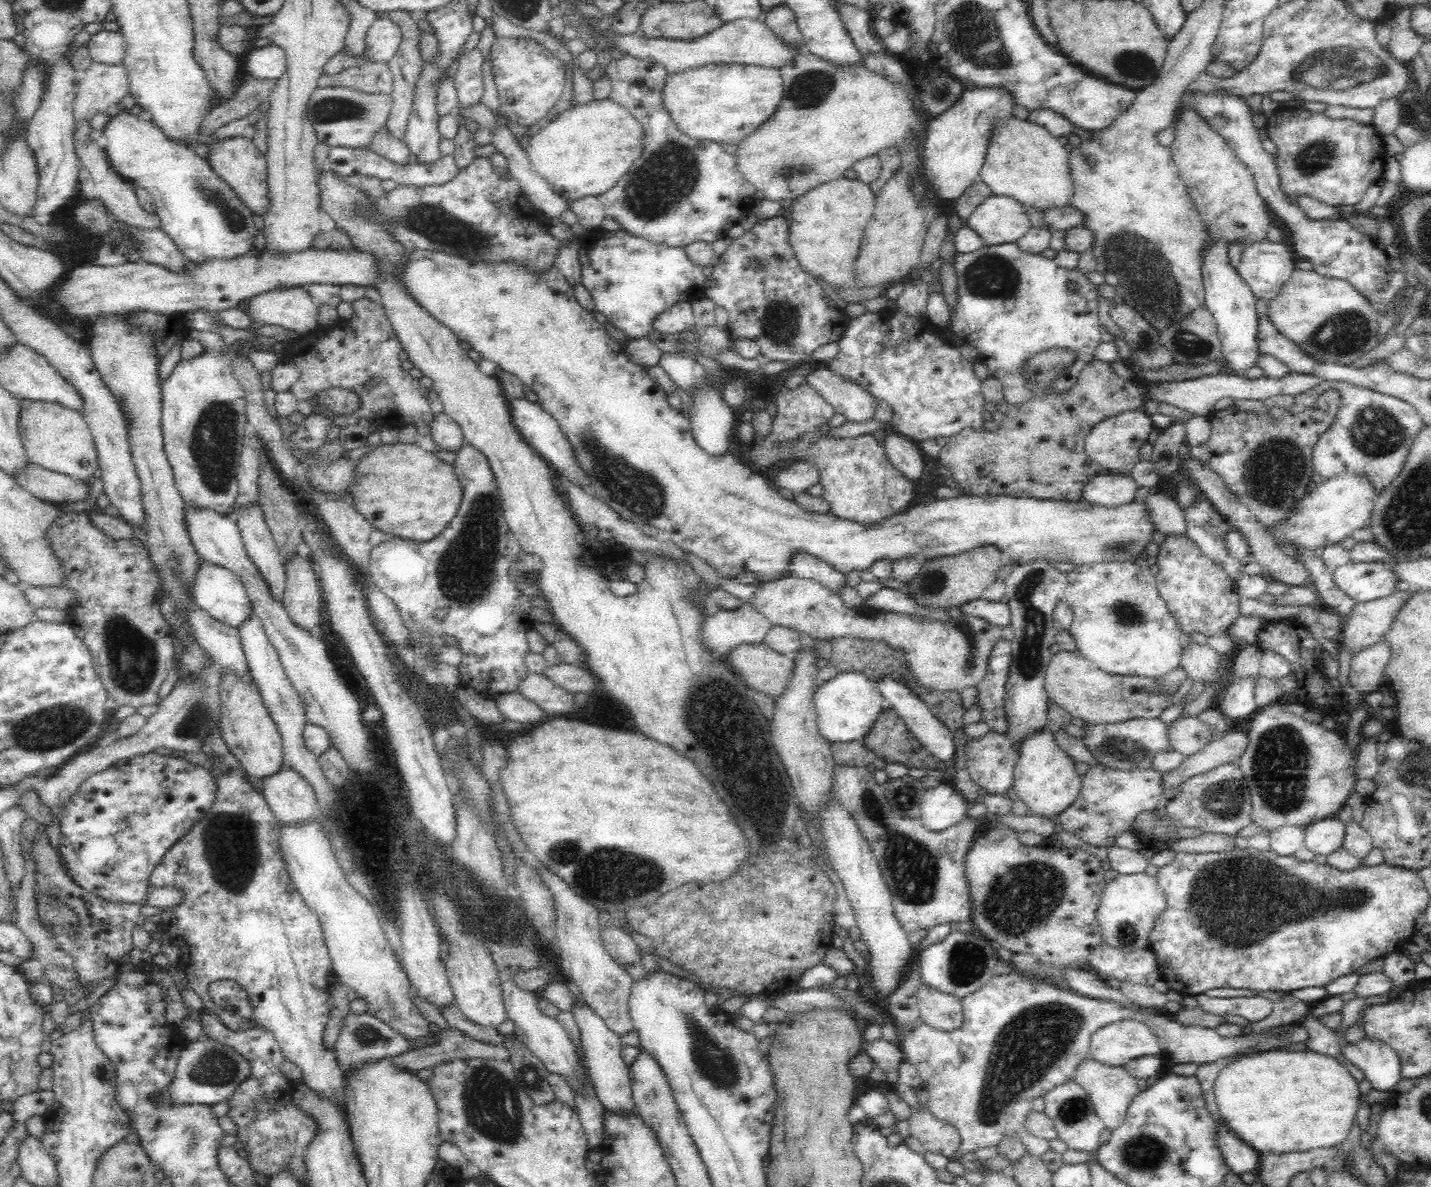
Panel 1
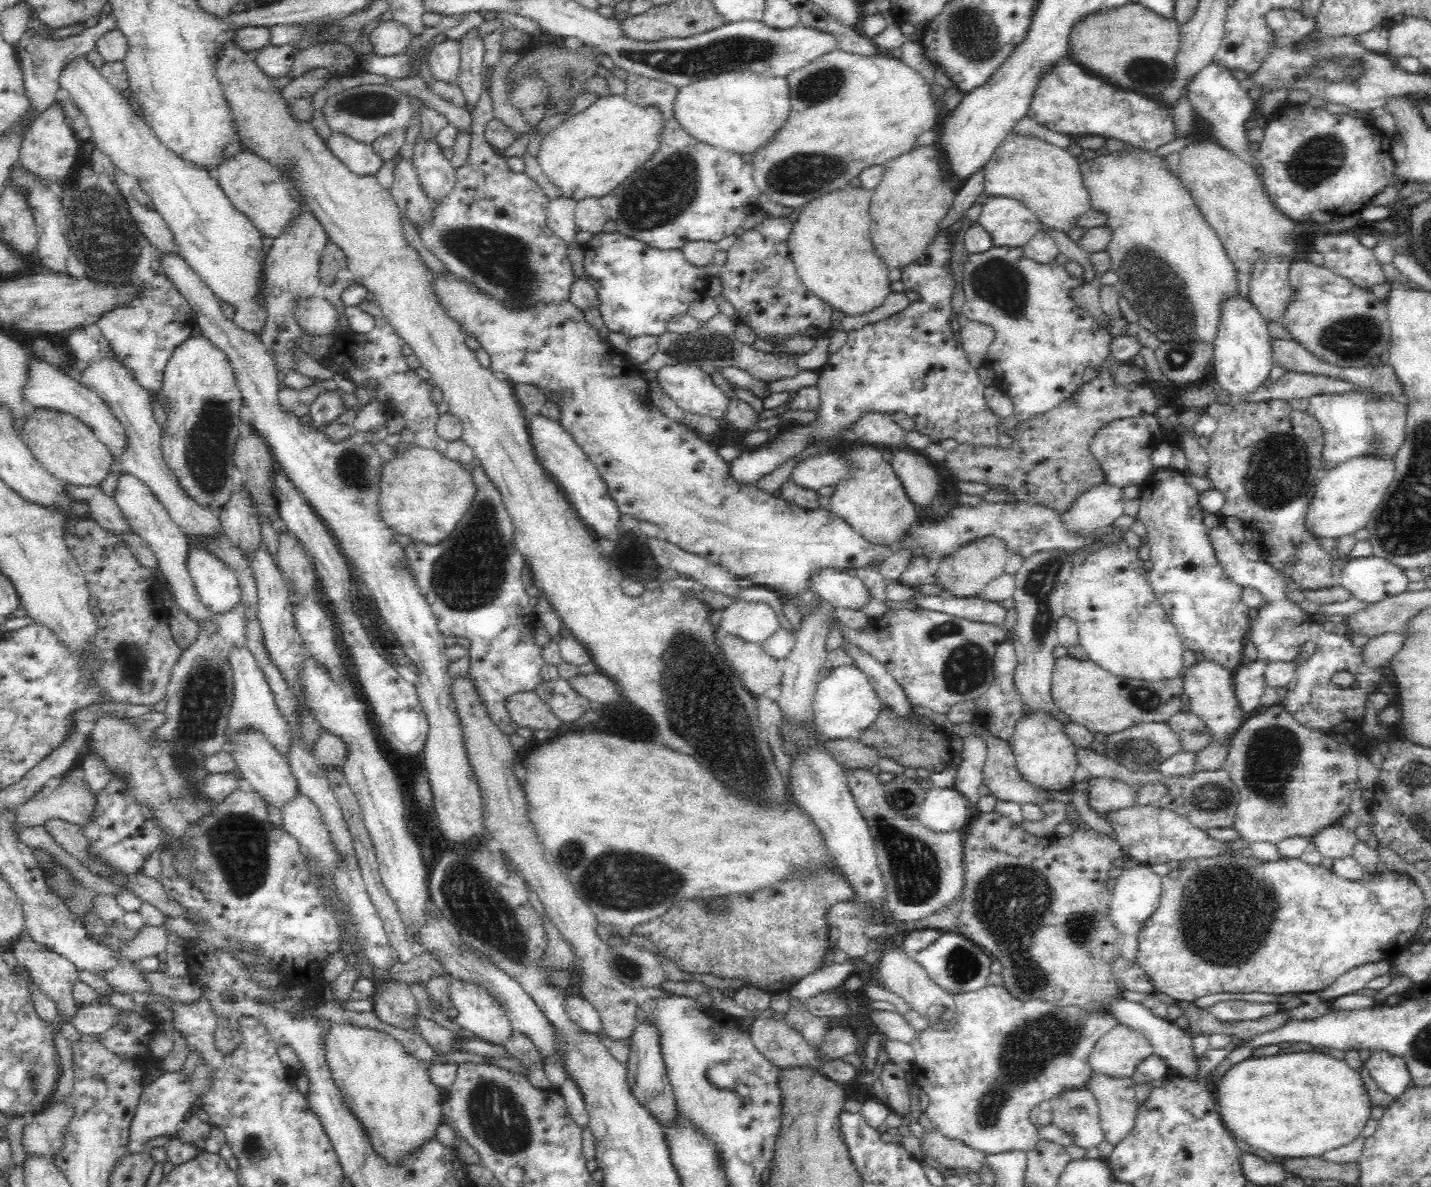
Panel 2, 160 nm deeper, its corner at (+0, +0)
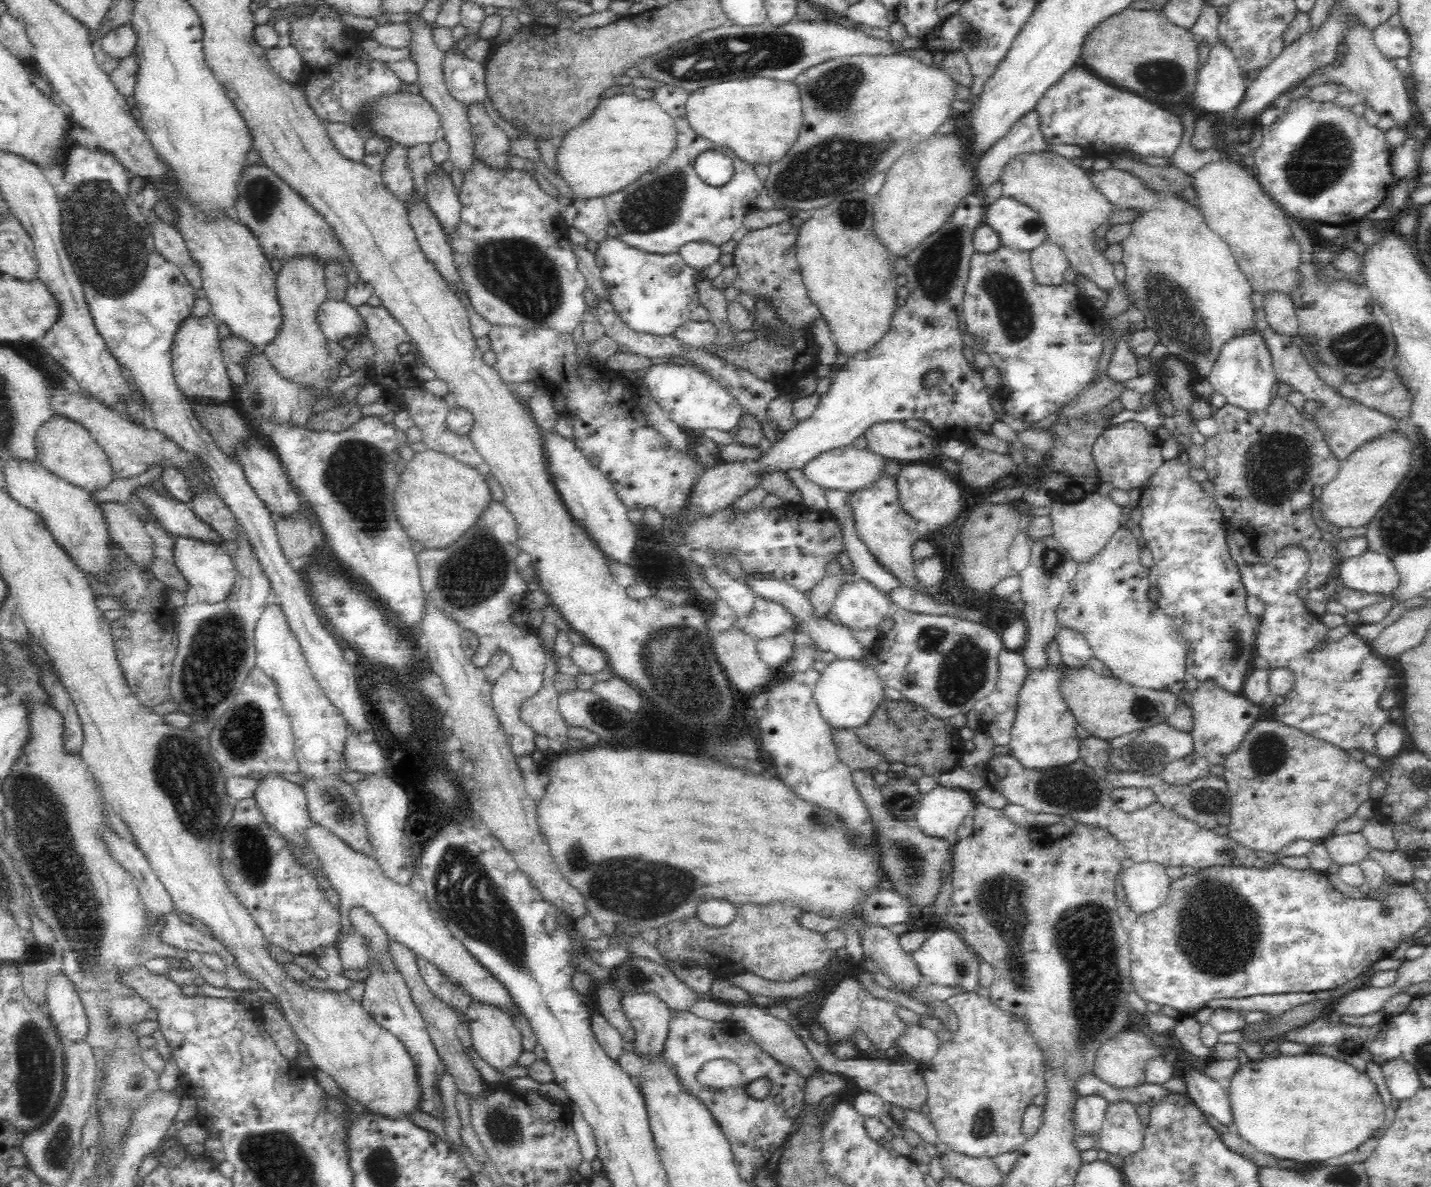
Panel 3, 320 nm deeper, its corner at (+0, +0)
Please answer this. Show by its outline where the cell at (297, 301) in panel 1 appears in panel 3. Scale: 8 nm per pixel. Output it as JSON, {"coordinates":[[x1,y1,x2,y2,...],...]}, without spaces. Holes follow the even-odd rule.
{"coordinates":[[324,299,315,314,317,328,329,342,358,337,358,325,362,320,354,306,340,299]]}

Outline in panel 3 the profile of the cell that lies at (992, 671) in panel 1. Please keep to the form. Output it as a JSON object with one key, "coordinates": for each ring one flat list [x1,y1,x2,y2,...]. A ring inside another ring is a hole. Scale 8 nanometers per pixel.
{"coordinates":[[1006,648,999,652,998,657,999,675,996,686,990,694,984,695,974,705,974,710,980,714,979,728,988,731,996,747,1008,744,1011,739,1011,728,1017,714,1017,702,1019,692,1026,680,1027,670,1025,669,1021,654,1015,650]]}

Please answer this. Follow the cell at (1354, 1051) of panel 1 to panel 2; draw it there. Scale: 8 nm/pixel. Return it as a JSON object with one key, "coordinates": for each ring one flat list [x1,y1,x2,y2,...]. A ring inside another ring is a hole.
{"coordinates":[[1380,1049,1370,1051,1370,1056,1364,1060,1364,1068,1372,1076,1372,1080,1386,1094,1394,1098,1400,1097,1408,1088,1411,1076,1405,1060,1400,1055]]}

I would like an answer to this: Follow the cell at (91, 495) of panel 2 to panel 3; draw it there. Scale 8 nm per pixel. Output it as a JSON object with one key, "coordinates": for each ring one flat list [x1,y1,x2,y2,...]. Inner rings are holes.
{"coordinates":[[99,502,98,505,110,540,126,550,132,561,147,568,155,547,144,525,125,503]]}

